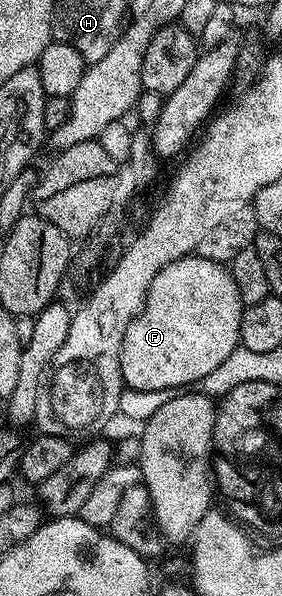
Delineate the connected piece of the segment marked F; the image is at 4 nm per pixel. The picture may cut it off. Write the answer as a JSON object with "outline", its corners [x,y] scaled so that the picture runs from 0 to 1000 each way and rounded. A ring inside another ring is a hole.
{"outline":[[[695,426],[606,440],[535,473],[514,518],[450,547],[429,589],[443,651],[500,656],[684,648],[787,612],[855,569],[862,512],[809,448]]]}

